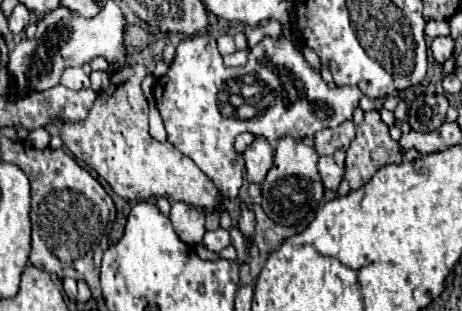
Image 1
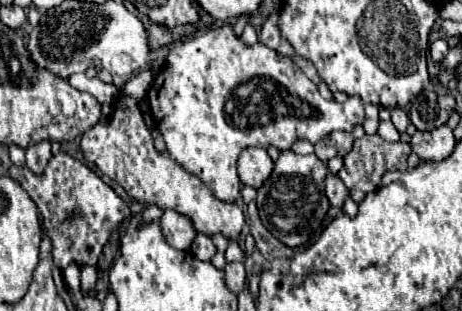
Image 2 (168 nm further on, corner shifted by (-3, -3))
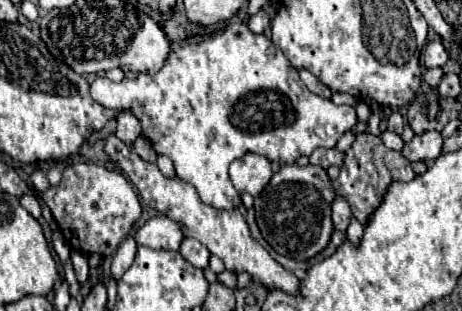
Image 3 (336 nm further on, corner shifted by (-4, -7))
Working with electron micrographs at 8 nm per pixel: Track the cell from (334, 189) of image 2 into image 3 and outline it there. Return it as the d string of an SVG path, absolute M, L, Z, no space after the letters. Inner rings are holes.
M336 197L332 203L332 221L334 221L334 229L338 229L340 233L346 233L348 225L350 225L352 213L348 203L342 197Z

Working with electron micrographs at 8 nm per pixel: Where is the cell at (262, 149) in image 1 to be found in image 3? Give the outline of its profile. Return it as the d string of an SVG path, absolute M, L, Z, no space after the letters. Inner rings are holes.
M246 153L230 165L230 179L238 193L250 193L256 197L268 185L270 177L270 161L256 153Z

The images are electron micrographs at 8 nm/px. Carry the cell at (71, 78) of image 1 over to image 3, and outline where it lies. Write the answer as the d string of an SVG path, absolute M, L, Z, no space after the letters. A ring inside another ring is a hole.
M242 21L228 25L226 31L202 43L174 49L168 63L156 75L140 73L134 79L122 79L120 83L96 77L90 93L94 101L108 109L130 111L140 121L142 137L150 141L152 149L158 155L170 157L176 175L182 181L192 183L200 199L216 209L234 209L240 205L240 193L236 193L228 179L228 165L234 159L240 159L244 153L258 153L270 161L294 163L302 155L310 157L316 147L334 147L336 141L358 121L354 107L334 105L330 99L308 91L280 47L276 47L266 35L252 33Z

